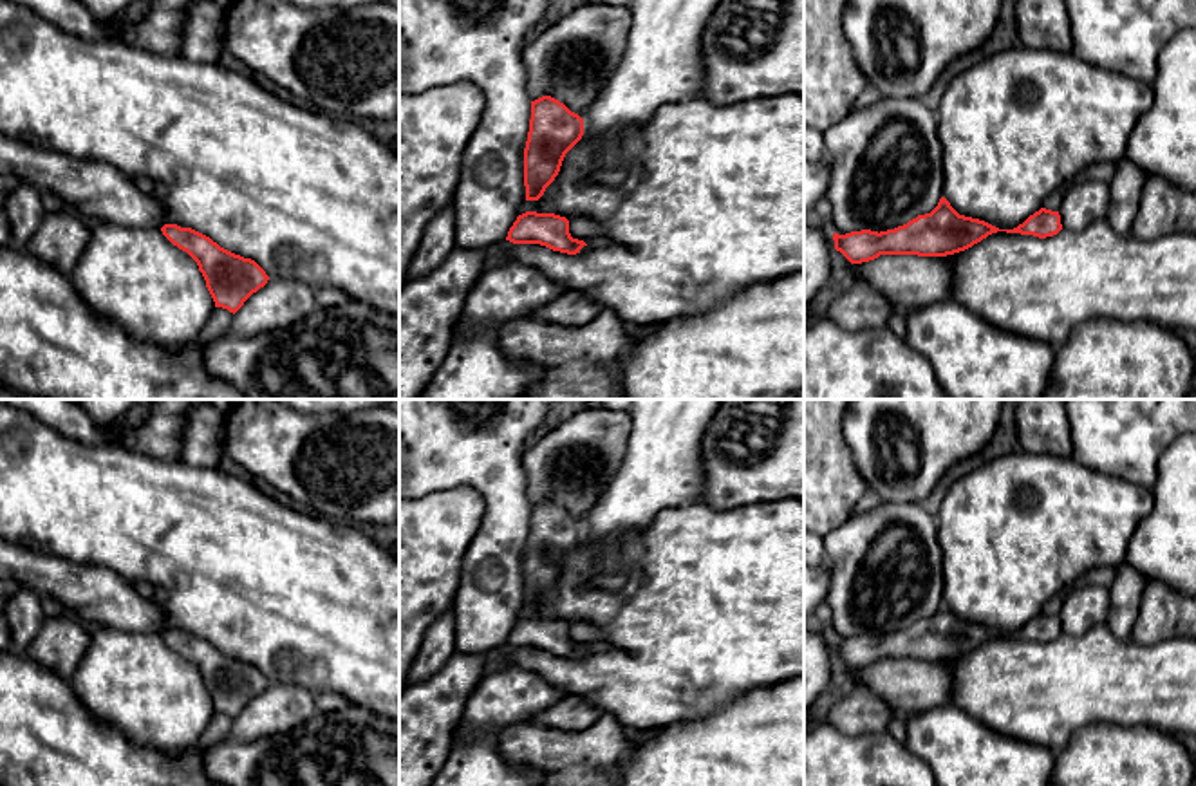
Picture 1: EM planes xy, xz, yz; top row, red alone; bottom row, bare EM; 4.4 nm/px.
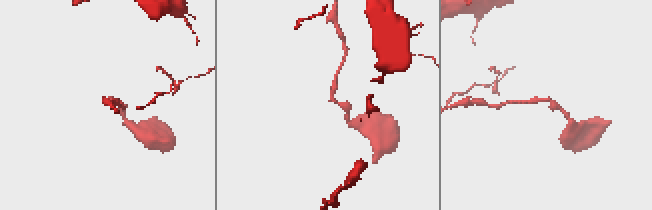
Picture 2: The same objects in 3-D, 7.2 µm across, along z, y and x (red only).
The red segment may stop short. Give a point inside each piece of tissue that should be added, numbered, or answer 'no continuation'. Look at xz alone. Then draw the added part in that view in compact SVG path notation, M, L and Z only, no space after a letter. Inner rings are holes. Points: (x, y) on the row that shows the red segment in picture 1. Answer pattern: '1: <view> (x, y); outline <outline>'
no continuation

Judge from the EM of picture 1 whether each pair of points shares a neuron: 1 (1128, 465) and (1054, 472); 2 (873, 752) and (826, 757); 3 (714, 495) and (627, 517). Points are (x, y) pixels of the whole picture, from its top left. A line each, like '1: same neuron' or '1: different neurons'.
1: different neurons
2: same neuron
3: different neurons

